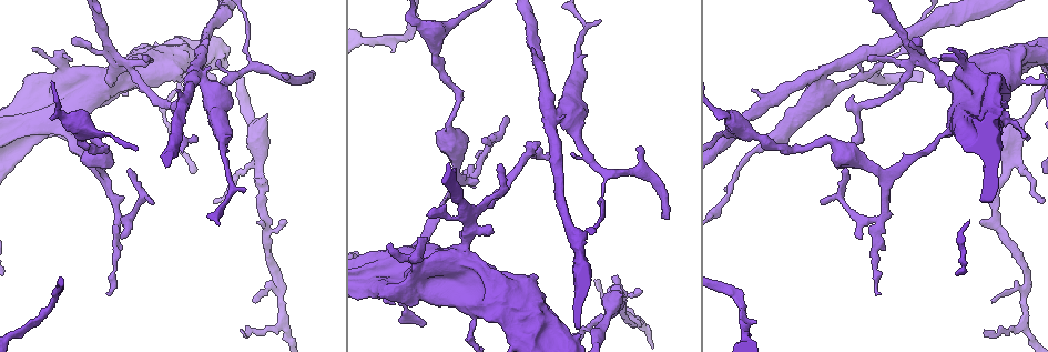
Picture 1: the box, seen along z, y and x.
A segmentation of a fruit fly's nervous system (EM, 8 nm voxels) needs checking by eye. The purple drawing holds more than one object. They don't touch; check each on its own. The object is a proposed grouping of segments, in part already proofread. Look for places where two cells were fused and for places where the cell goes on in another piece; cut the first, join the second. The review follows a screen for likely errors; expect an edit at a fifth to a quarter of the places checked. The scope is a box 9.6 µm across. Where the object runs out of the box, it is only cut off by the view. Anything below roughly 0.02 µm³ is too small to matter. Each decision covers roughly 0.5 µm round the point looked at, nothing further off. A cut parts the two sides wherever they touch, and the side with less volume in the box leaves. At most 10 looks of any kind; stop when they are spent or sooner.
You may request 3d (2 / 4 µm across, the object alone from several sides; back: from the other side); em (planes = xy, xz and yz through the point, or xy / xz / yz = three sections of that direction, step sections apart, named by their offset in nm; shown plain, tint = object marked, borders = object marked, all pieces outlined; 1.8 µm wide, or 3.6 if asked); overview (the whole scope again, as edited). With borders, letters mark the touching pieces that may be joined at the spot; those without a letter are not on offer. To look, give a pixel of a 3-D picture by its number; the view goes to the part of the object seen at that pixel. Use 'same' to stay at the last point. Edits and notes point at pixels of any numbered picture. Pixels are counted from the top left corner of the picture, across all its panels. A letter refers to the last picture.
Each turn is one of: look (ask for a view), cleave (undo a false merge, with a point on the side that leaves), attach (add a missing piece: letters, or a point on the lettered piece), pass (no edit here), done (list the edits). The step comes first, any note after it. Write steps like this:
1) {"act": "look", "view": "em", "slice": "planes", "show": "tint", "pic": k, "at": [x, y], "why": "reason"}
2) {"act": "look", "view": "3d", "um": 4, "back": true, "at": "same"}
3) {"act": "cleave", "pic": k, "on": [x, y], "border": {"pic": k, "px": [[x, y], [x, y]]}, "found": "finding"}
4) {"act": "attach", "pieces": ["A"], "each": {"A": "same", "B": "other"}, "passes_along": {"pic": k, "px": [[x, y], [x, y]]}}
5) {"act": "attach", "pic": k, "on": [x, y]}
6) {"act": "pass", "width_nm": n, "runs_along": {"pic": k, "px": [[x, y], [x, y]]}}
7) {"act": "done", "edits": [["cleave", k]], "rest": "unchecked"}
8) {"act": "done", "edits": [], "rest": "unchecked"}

{"act": "look", "view": "3d", "um": 2, "pic": 1, "at": [173, 109], "why": "sharp bend"}

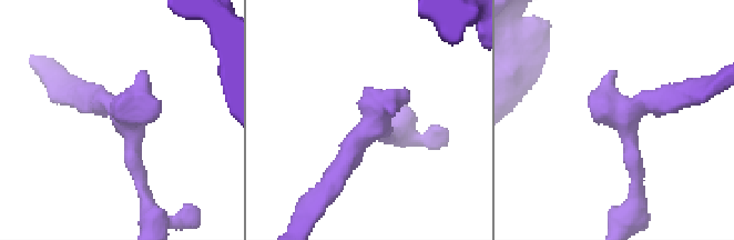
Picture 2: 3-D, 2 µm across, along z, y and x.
{"act": "look", "view": "em", "slice": "planes", "show": "borders", "pic": 2, "at": [371, 126], "why": "need the tissue"}

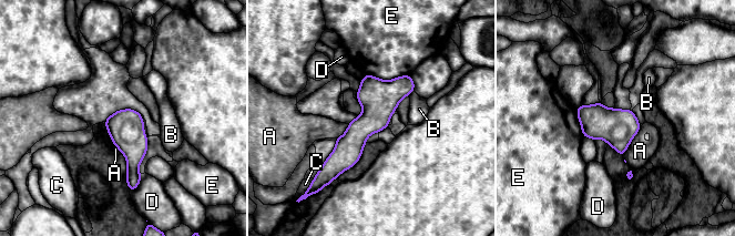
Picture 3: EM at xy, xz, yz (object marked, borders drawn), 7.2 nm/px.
{"act": "pass", "width_nm": 260, "each": {"A": "other", "B": "other", "C": "other", "D": "other", "E": "other"}, "found": "continuous, no second cell"}

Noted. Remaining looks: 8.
{"act": "look", "view": "3d", "um": 4, "pic": 1, "at": [968, 69], "why": "sudden change in width"}

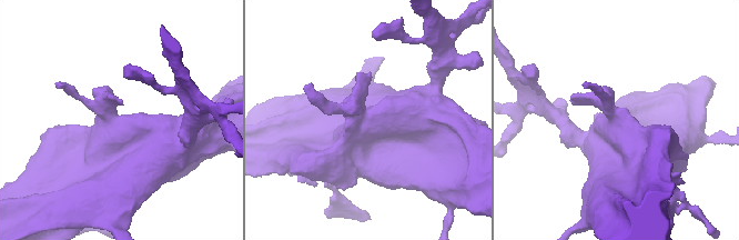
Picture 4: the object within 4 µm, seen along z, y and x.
{"act": "look", "view": "em", "slice": "xz", "step": 8, "show": "tint", "pic": 4, "at": [358, 118]}

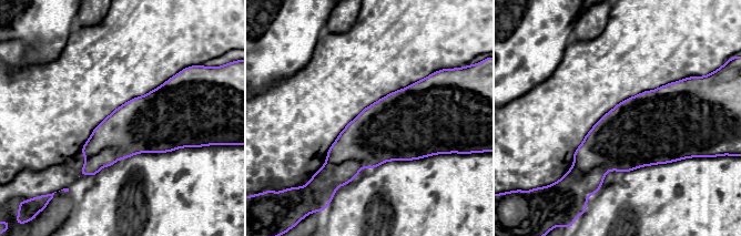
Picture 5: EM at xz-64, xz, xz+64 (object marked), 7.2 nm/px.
{"act": "look", "view": "em", "slice": "yz", "step": 8, "show": "borders", "at": "same"}

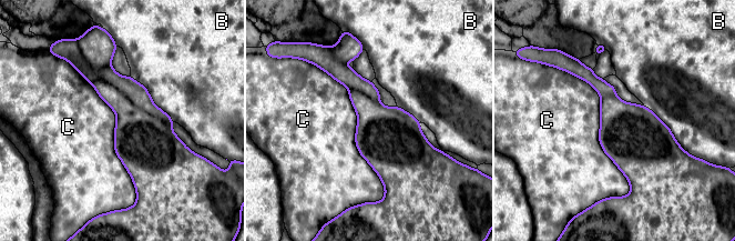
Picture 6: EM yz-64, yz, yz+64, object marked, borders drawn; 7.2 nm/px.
{"act": "cleave", "pic": 6, "on": [135, 92], "width_nm": 380, "each": {"B": "other", "C": "other"}, "border": {"pic": 6, "px": [[91, 82], [104, 79], [171, 127]]}, "found": "two cells meet here"}

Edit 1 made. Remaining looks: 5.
{"act": "look", "view": "em", "um": 3.6, "slice": "planes", "show": "plain", "pic": 1, "at": [471, 222], "why": "a narrow waist"}

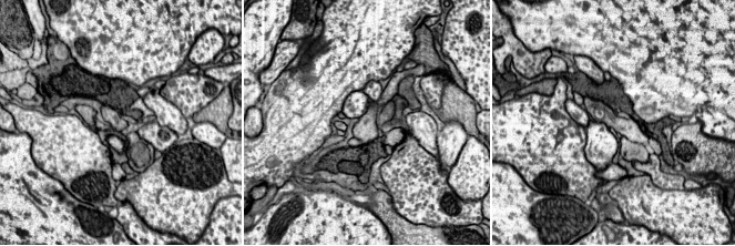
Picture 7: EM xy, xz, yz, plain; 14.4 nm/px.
{"act": "look", "view": "em", "um": 3.6, "slice": "planes", "show": "borders", "at": "same", "why": "what lies round it"}

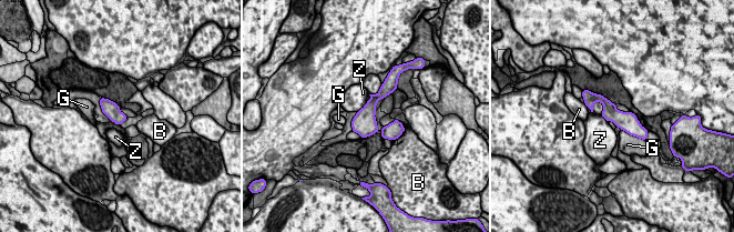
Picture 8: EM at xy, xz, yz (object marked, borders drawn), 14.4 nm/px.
{"act": "pass", "each": {"B": "other", "G": "other", "Z": "other"}, "runs_along": {"pic": 8, "px": [[590, 96], [600, 98], [641, 132]]}, "found": "one cell here"}

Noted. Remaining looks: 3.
{"act": "look", "view": "em", "slice": "xz", "step": 4, "show": "borders", "pic": 1, "at": [310, 71], "why": "an open end"}

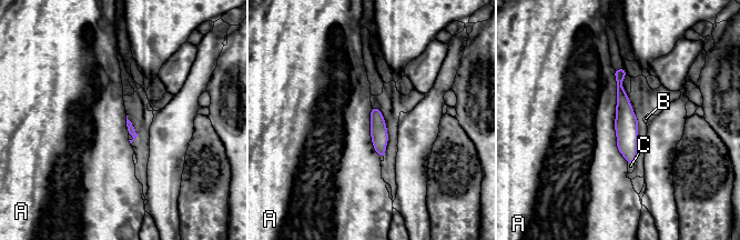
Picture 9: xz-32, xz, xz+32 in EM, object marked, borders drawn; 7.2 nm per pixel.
{"act": "look", "view": "em", "slice": "planes", "show": "borders", "at": "same", "why": "cut it another way"}

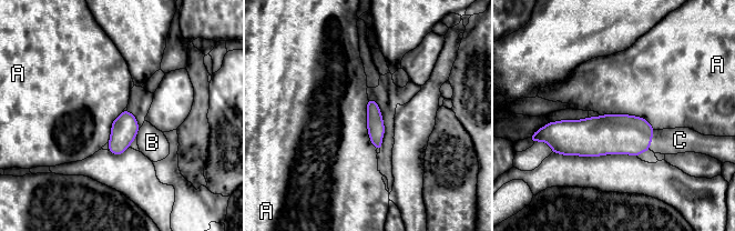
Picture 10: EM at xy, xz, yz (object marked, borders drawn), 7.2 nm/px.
{"act": "attach", "pieces": ["C"], "width_nm": 120, "each": {"A": "other", "B": "other", "C": "same"}, "passes_along": {"pic": 10, "px": [[618, 133], [651, 140], [680, 140]]}, "found": "the cell continues"}

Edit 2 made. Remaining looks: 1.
{"act": "done", "edits": [["cleave", 6], ["attach", 10]], "rest": "unchecked"}

